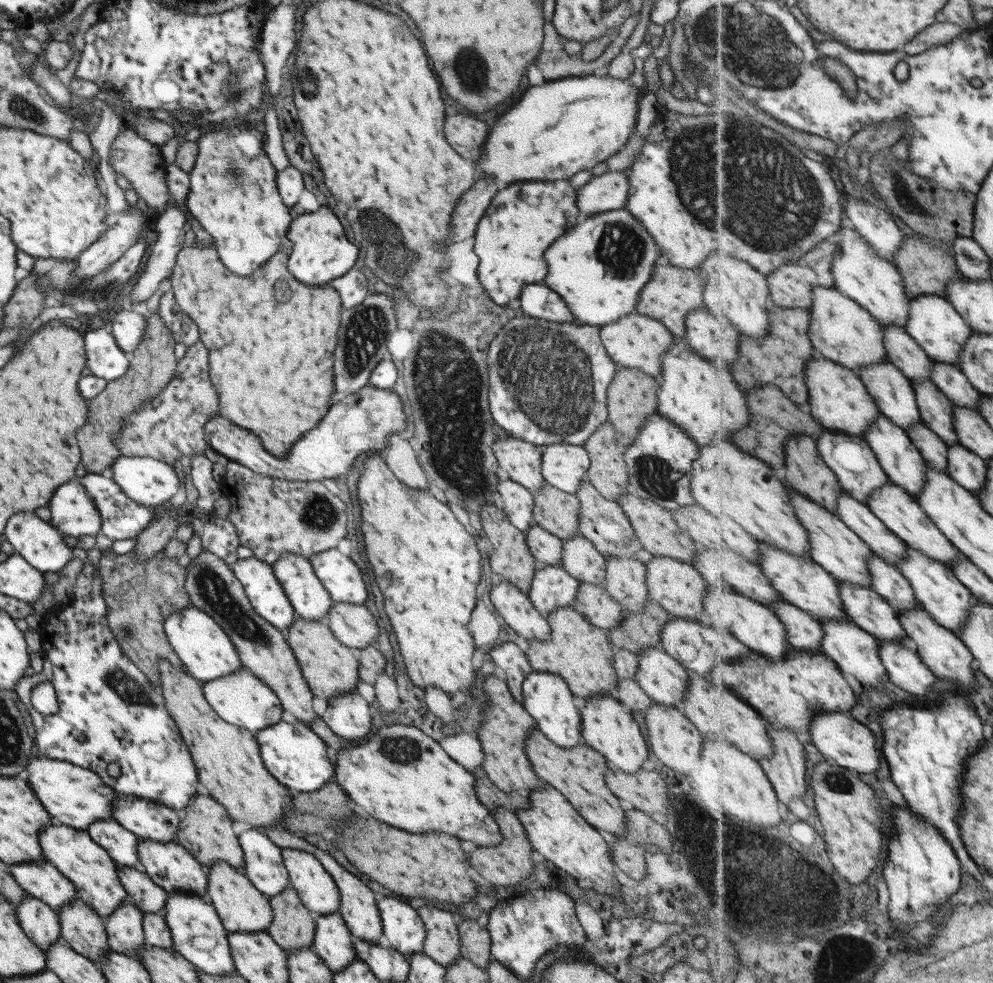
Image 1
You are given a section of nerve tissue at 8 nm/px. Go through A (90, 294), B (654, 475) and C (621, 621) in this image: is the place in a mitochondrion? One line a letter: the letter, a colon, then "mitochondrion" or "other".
A: mitochondrion
B: mitochondrion
C: other

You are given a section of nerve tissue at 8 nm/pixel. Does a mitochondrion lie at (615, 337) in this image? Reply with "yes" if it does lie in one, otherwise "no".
no

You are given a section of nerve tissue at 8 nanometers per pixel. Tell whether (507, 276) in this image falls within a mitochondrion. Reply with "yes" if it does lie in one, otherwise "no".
no

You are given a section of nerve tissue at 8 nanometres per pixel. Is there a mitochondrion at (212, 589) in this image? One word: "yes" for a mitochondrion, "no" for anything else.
yes

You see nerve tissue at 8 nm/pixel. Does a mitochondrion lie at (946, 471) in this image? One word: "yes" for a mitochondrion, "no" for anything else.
no

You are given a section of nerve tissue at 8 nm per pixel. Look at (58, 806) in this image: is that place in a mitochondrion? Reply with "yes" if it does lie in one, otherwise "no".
no

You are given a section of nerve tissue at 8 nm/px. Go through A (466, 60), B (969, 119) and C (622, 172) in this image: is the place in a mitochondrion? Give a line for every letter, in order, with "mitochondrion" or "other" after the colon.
A: mitochondrion
B: other
C: other

